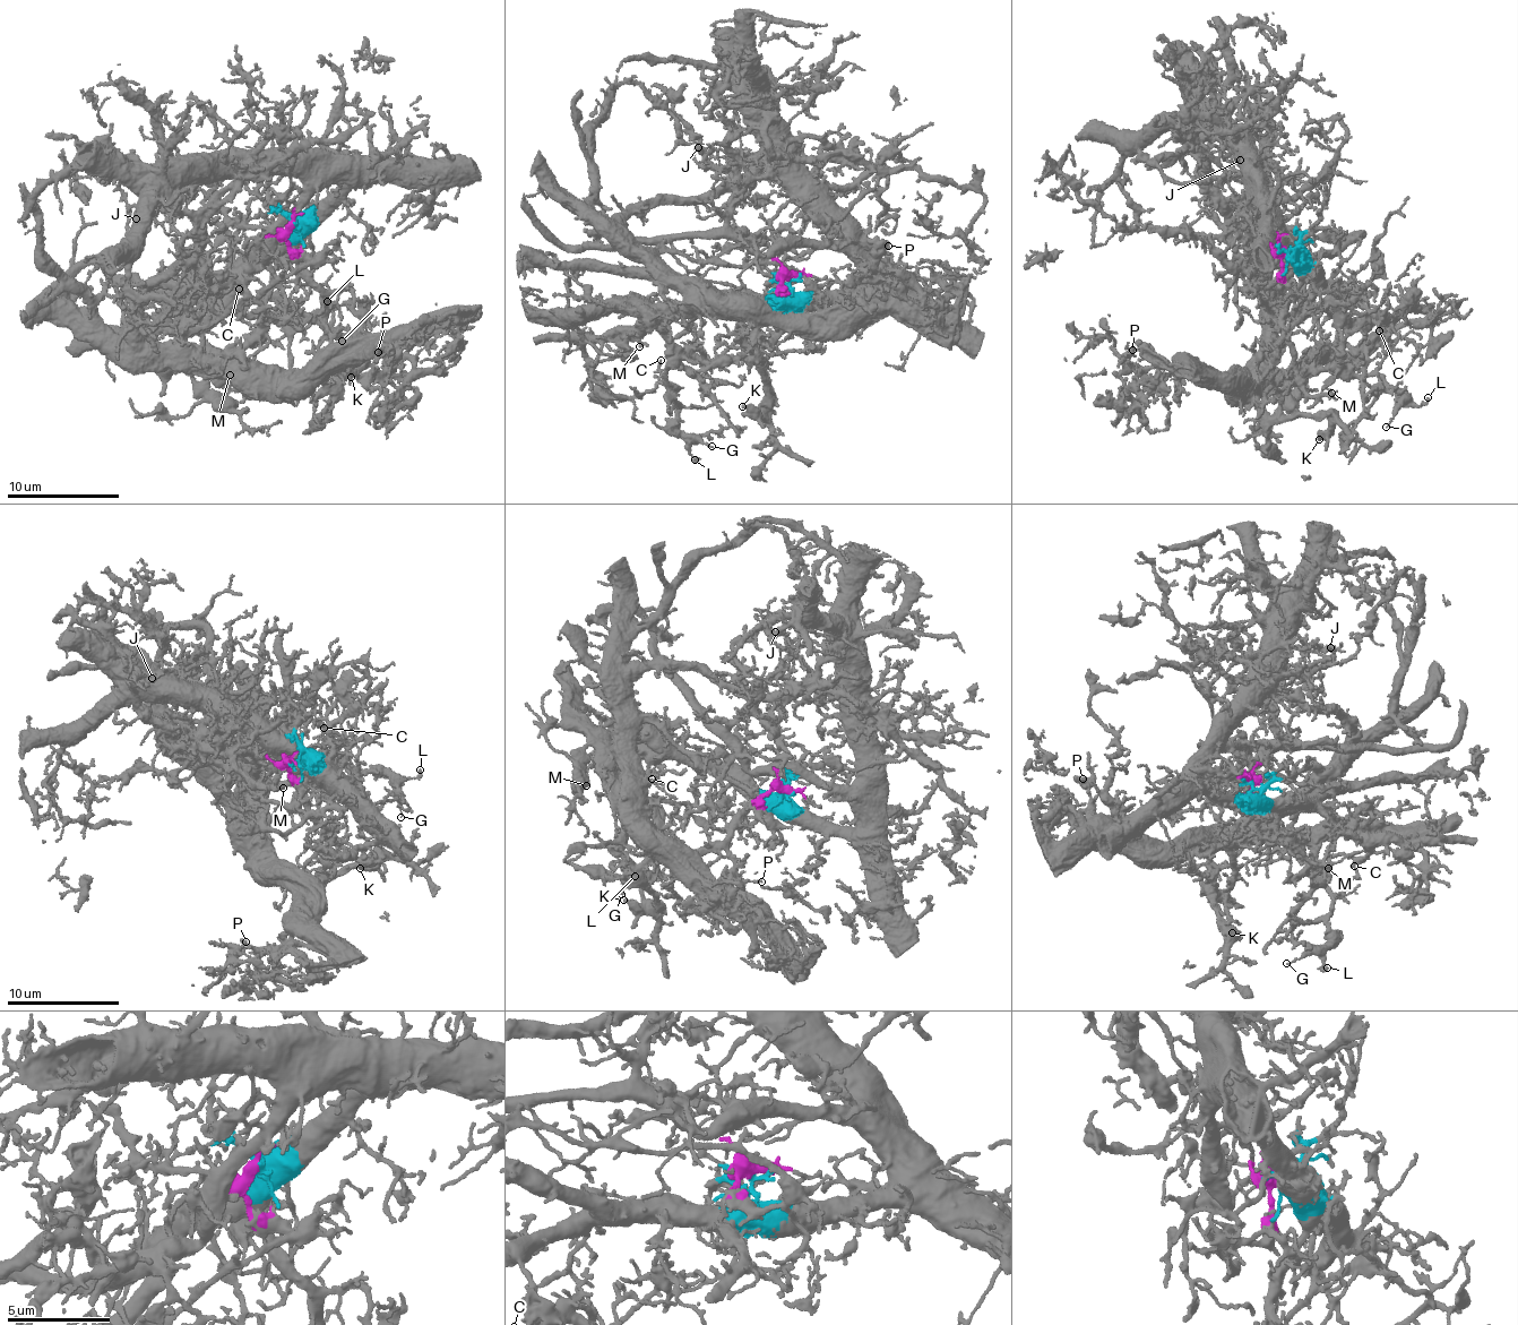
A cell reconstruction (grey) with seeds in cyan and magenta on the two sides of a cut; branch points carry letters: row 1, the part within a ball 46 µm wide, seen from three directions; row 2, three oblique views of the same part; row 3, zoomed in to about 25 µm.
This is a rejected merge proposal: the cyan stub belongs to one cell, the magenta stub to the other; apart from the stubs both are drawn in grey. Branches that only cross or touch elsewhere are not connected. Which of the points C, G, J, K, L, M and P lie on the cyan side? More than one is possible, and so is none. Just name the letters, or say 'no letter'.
J, M

